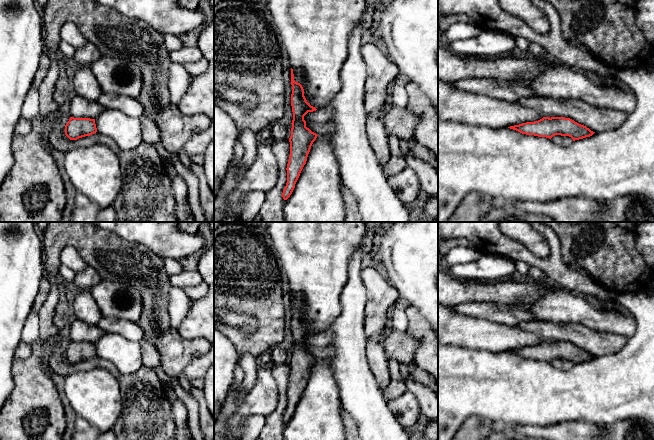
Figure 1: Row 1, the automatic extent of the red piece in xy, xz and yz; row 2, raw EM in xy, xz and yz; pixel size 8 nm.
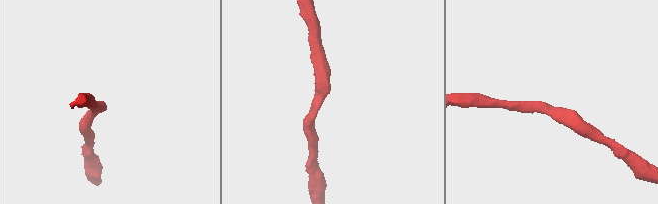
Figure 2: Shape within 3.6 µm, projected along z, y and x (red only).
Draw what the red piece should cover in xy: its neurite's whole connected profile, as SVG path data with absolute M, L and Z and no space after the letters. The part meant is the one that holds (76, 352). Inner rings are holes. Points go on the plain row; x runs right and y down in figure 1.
M70 341L65 349L65 359L70 364L90 360L97 356L95 343Z

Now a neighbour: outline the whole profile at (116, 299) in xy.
M102 280L90 290L103 317L138 322L142 312L142 294L126 281Z

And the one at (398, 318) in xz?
M394 306L390 311L390 324L392 329L406 332L409 326L409 321L405 310Z

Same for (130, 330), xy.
M102 317L97 326L105 333L118 334L132 342L141 342L144 339L143 331L137 322Z

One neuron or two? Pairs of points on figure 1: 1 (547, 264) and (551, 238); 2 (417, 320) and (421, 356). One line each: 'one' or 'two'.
1: one
2: one

